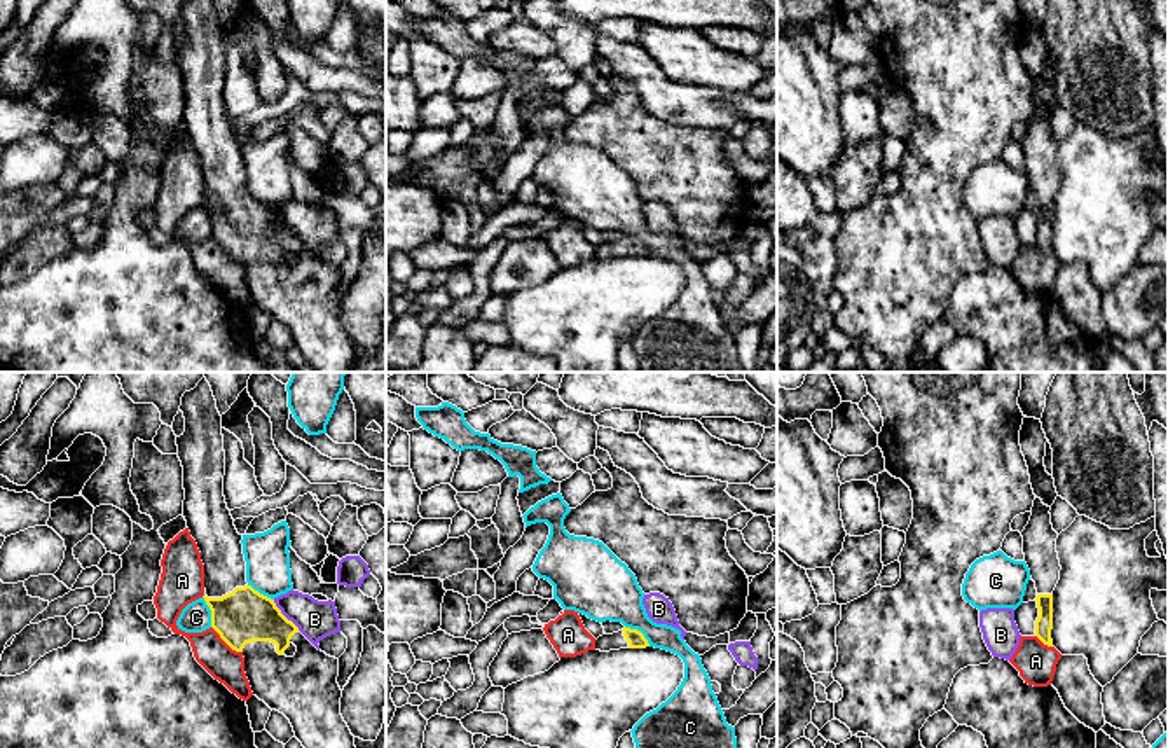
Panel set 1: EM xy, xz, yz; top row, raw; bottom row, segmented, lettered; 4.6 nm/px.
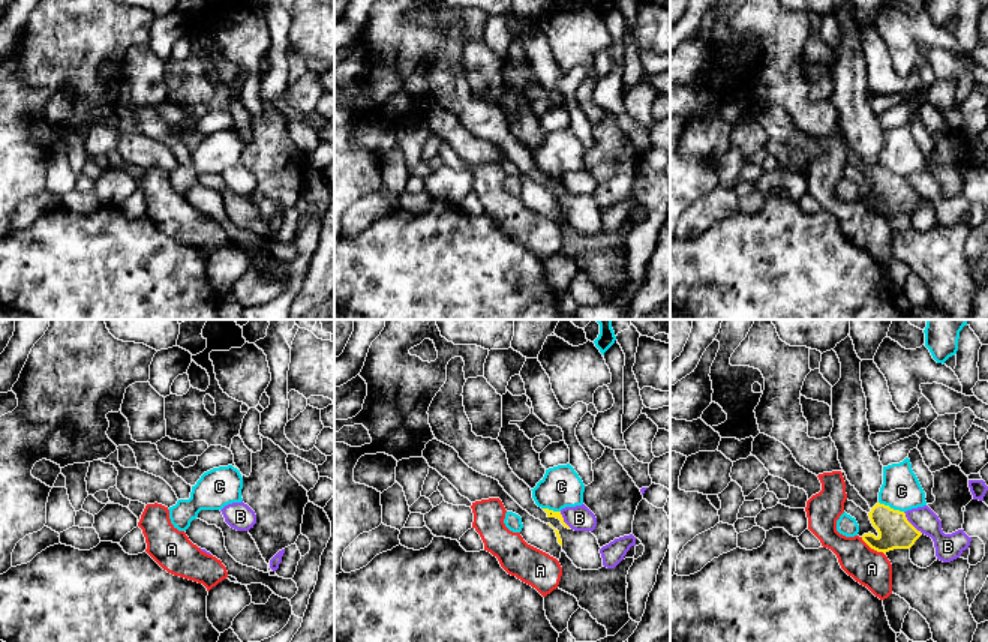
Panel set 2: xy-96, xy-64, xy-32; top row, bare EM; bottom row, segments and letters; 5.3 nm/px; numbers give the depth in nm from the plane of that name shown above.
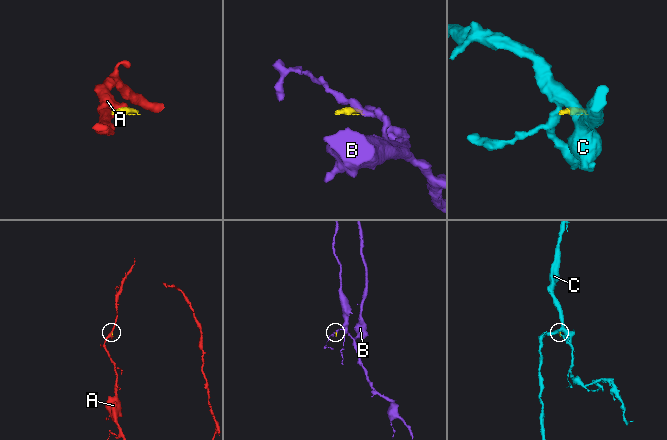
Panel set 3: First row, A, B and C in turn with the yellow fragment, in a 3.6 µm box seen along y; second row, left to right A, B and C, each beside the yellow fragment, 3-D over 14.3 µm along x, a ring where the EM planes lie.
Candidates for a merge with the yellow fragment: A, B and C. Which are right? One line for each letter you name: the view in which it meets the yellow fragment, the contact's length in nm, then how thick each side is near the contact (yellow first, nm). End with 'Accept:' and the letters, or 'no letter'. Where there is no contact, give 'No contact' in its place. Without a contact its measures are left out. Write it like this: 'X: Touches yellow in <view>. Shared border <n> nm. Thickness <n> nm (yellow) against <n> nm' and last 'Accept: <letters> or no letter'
Accept: no letter

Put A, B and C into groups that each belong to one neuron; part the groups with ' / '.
A / B / C

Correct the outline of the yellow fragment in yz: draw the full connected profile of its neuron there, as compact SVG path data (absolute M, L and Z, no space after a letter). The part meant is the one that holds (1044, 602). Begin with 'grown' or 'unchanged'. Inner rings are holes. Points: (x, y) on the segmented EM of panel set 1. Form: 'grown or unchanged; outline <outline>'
grown; outline M1035 496L1030 521L1021 537L1025 563L1037 589L1039 617L1035 620L1035 636L1044 645L1053 647L1053 591L1060 580L1062 566L1056 552L1058 533L1053 530L1049 510L1051 507Z

